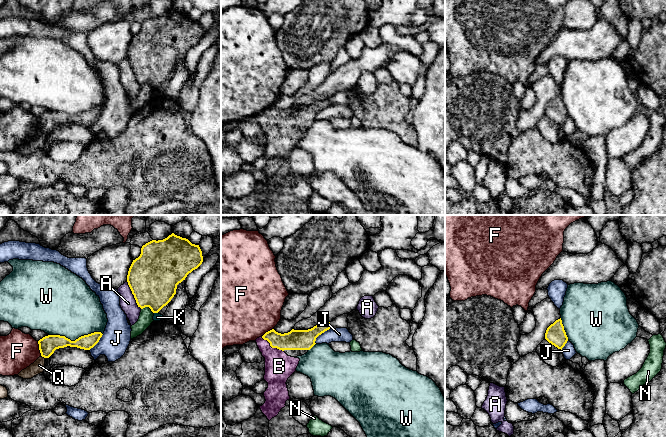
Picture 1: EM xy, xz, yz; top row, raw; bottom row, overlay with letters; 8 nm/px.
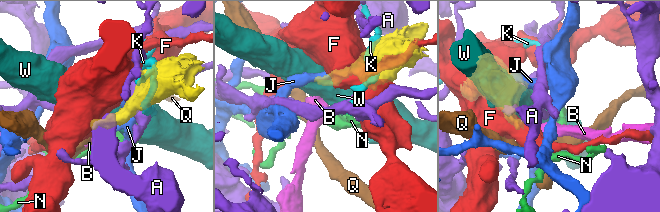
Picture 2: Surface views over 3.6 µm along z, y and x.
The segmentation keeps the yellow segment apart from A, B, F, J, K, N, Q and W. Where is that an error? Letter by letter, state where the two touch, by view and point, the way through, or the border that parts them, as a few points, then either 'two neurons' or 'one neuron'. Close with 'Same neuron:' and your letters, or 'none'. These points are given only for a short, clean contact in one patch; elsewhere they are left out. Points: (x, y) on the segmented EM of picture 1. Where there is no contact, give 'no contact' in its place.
A: meets yellow in xy at (133, 294); two neurons
B: meets yellow in xz at (272, 347); runs through xz (295, 339), (277, 342), (272, 347), (279, 366); one neuron
F: meets yellow in xy at (39, 348); border along xy (37, 341), (41, 355); two neurons
J: meets yellow in xz at (320, 334); two neurons
K: meets yellow in xy at (156, 312); two neurons
N: meets yellow in xy at (148, 306); border along xy (141, 308), (148, 307), (153, 313); two neurons
Q: meets yellow in xy at (43, 356); border along xy (41, 355), (44, 358); two neurons
W: meets yellow in xy at (76, 339); two neurons
Same neuron: B

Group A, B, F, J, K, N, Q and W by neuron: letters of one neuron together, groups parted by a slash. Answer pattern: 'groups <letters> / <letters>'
groups A / B / F / J / K / N / Q / W

